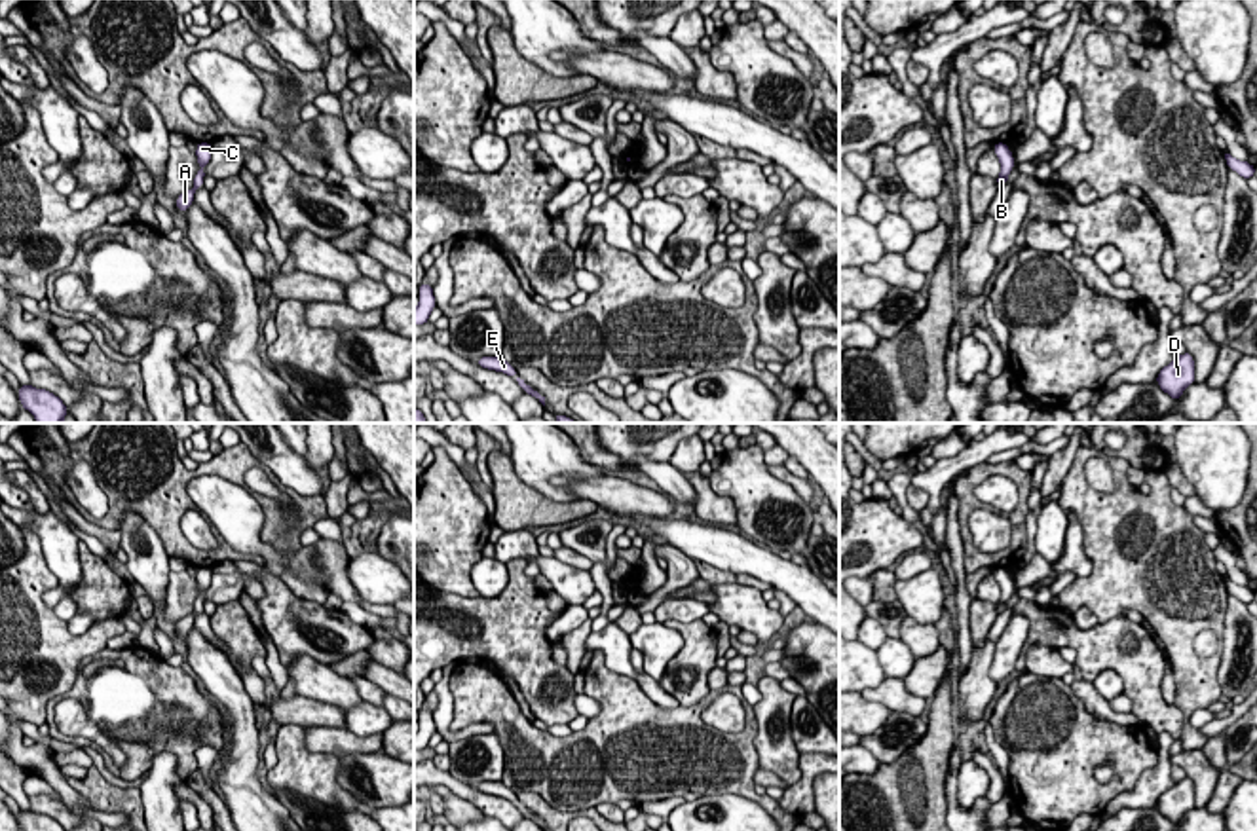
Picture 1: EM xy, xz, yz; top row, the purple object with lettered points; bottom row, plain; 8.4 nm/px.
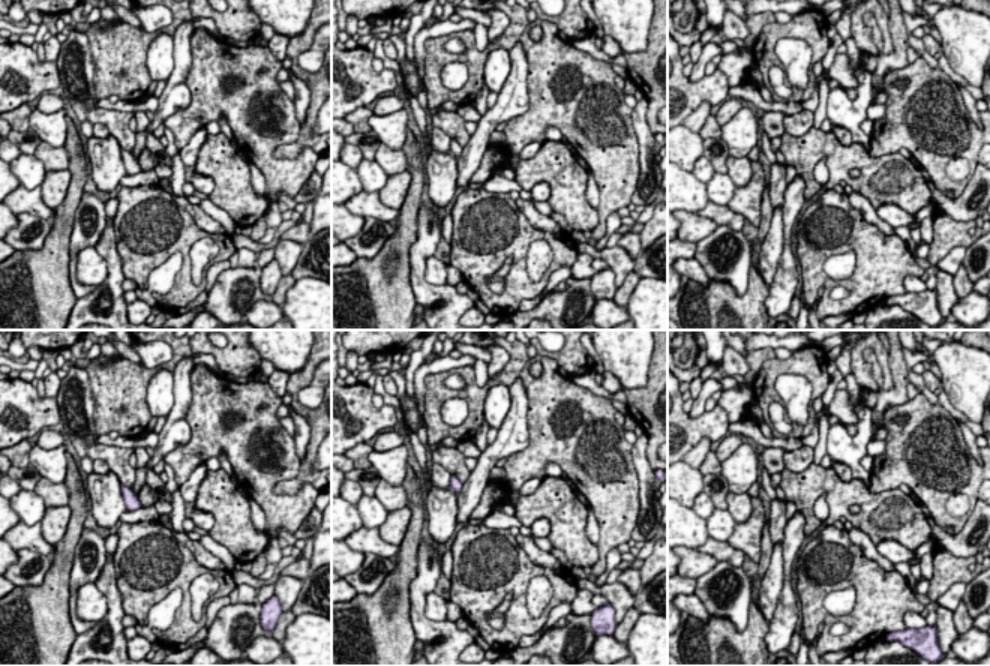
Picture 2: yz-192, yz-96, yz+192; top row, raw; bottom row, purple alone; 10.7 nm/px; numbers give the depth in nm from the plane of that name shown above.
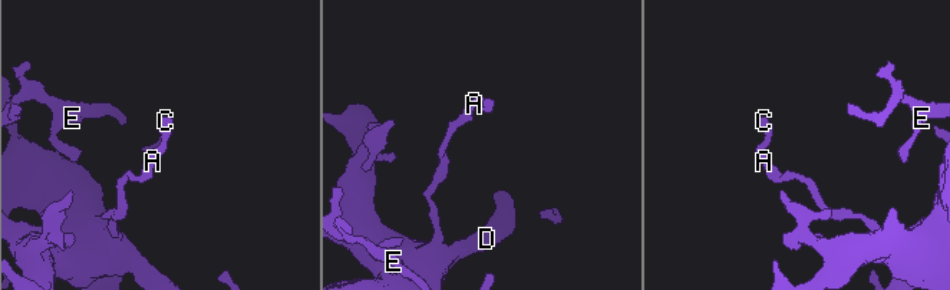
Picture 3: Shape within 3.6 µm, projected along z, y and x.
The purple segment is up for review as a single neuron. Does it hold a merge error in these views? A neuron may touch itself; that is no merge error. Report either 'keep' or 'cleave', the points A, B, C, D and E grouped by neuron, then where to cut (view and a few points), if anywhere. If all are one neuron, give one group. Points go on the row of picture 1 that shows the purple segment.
keep; groups A B C D E; cut none

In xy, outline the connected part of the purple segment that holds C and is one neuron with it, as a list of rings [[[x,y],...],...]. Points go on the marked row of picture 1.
[[[197,142],[196,156],[197,156],[197,163],[199,163],[201,169],[194,176],[194,188],[182,192],[180,195],[177,195],[177,209],[180,212],[186,212],[188,207],[192,205],[194,195],[196,195],[194,192],[197,188],[203,188],[203,178],[205,178],[203,167],[209,163],[211,152],[213,152],[213,144],[209,144],[209,142]]]

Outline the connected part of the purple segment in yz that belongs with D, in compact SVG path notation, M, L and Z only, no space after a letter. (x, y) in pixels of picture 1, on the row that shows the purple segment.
M1185 351L1181 357L1175 357L1168 366L1160 370L1156 383L1175 402L1183 391L1194 383L1192 355Z

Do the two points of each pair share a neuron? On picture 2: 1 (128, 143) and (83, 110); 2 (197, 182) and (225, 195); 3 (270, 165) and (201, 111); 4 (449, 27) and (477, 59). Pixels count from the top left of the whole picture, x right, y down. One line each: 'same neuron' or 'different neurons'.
1: same neuron
2: different neurons
3: same neuron
4: different neurons

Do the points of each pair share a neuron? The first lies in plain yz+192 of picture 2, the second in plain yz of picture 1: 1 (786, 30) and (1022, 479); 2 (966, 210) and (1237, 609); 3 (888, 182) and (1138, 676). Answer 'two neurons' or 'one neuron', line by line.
1: one neuron
2: one neuron
3: one neuron

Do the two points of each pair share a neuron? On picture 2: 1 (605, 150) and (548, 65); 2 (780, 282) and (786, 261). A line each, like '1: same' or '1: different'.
1: same
2: same

